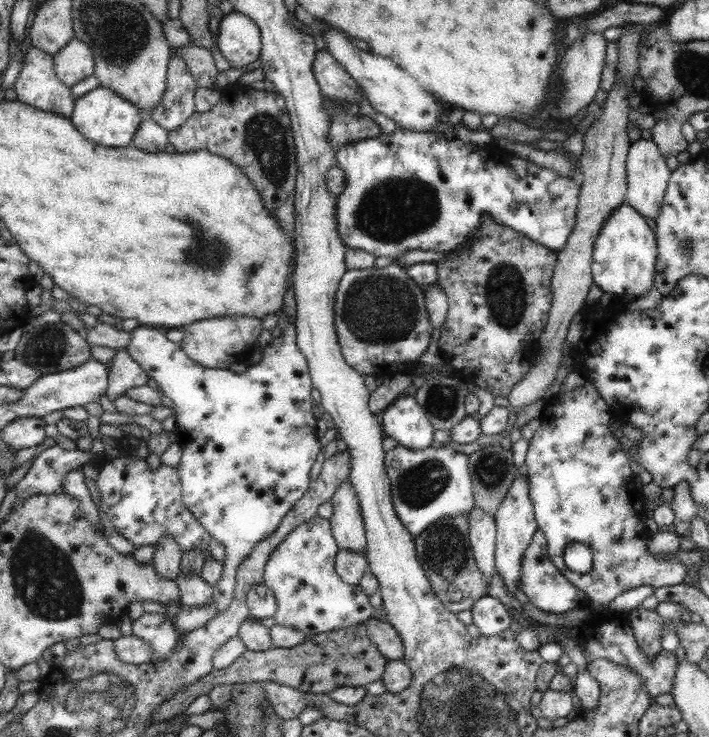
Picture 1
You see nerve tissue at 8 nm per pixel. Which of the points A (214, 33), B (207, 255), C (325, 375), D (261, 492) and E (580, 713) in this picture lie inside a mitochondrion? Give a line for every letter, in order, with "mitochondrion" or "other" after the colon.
A: other
B: mitochondrion
C: other
D: other
E: other

